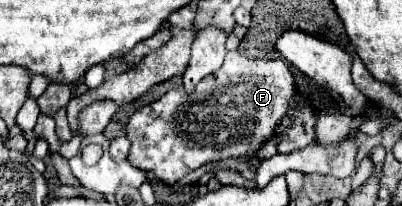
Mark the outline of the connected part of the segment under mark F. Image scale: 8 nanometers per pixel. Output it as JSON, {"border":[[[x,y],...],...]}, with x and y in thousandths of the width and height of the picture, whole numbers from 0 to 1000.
{"border":[[[565,252],[560,311],[530,369],[505,379],[475,466],[455,466],[455,417],[415,447],[391,495],[341,534],[316,602],[316,670],[326,680],[321,786],[336,816],[381,835],[410,893],[445,883],[460,845],[490,825],[515,786],[560,767],[595,767],[634,748],[674,660],[674,621],[699,592],[714,534],[714,466],[734,427],[734,330],[699,282],[684,291],[614,291],[595,252]]]}

